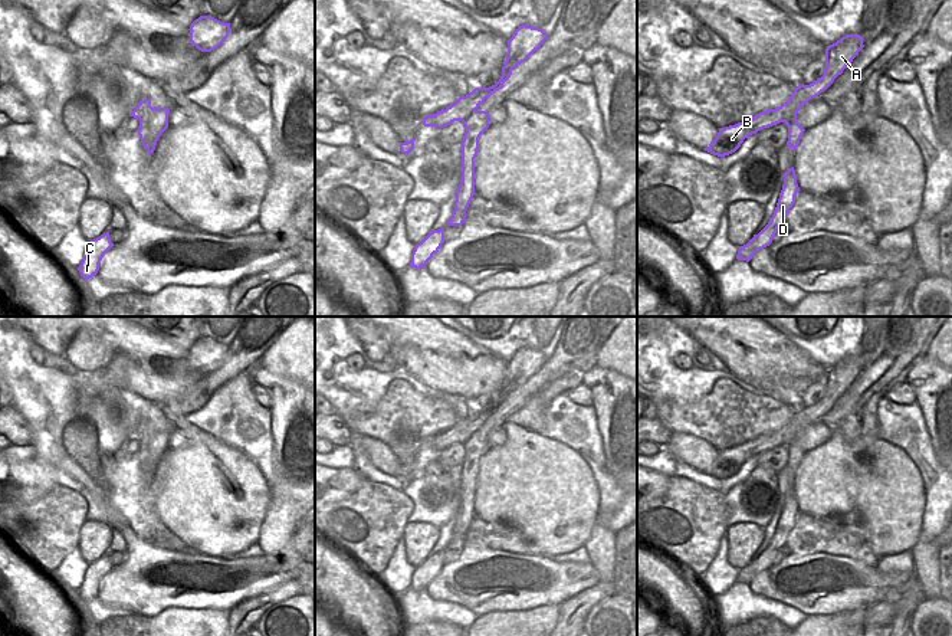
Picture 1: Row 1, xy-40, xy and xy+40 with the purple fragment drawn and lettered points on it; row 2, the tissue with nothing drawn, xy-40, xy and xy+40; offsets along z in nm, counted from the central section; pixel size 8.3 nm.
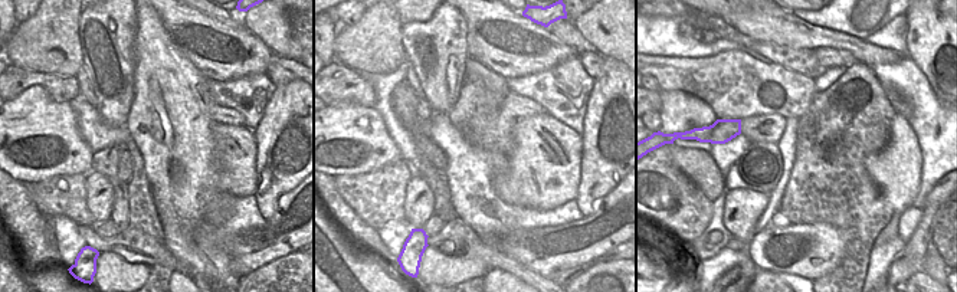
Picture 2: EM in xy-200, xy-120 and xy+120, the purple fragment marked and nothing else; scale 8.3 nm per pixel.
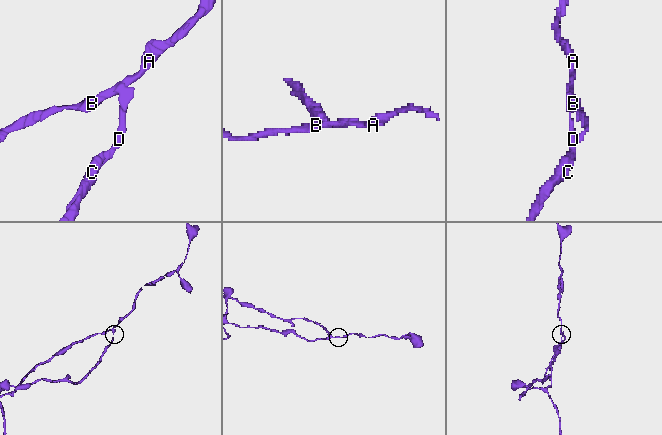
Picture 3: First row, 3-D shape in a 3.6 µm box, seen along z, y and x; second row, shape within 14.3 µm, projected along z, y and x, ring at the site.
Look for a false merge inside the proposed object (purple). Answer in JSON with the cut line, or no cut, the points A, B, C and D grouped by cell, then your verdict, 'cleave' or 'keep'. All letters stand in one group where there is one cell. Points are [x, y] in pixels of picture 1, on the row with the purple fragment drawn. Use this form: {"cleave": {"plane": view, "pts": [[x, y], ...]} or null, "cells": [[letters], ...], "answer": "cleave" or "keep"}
{"cleave": {"plane": "xy-40", "pts": [[145, 101], [145, 110], [140, 120]]}, "cells": [["A", "B"], ["C", "D"]], "answer": "cleave"}

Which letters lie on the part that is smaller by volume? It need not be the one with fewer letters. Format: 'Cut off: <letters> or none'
Cut off: C, D

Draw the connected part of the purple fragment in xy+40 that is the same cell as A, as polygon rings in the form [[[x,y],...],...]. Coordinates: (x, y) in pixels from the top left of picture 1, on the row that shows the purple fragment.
[[[860,35],[843,36],[825,49],[827,66],[821,78],[810,85],[798,85],[788,101],[775,109],[766,109],[735,125],[719,128],[716,138],[703,150],[722,158],[735,153],[749,135],[779,122],[787,124],[804,104],[824,92],[863,47]]]

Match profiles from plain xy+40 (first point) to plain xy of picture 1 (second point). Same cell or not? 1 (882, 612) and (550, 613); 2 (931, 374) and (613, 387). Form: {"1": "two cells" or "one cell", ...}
{"1": "one cell", "2": "one cell"}

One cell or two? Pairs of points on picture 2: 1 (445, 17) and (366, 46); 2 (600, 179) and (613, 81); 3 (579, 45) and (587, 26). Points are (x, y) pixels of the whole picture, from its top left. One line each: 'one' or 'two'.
1: two
2: one
3: two

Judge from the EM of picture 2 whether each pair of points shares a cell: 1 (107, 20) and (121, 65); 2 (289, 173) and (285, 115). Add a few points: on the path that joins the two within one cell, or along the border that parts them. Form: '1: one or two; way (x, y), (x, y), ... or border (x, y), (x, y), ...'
1: one; way (112, 32), (112, 40), (118, 53)
2: one; way (289, 158), (289, 130)

